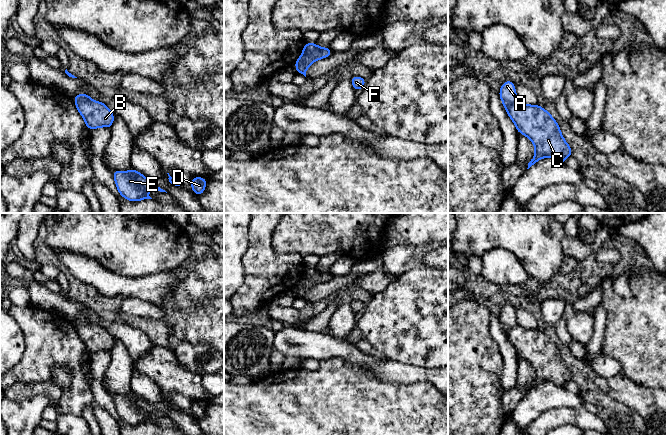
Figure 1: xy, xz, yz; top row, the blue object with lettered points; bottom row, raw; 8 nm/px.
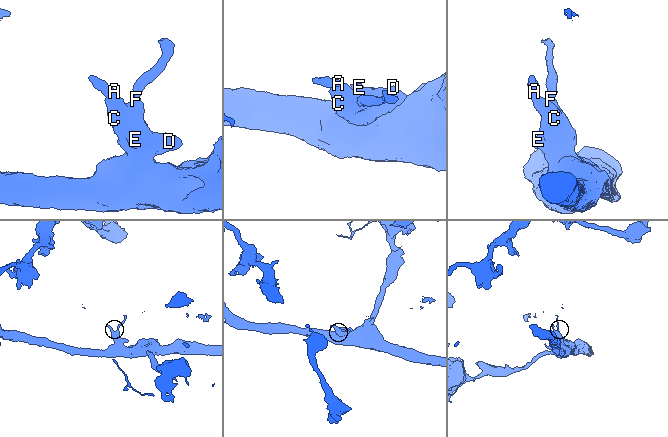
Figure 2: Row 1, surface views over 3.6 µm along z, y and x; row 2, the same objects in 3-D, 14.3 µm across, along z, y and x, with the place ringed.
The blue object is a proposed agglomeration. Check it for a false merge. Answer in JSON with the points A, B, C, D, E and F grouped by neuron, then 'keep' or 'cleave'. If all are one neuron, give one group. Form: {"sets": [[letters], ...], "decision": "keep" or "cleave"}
{"sets": [["A"], ["B", "C", "D", "E", "F"]], "decision": "cleave"}

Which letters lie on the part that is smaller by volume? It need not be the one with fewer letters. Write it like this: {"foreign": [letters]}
{"foreign": ["A"]}

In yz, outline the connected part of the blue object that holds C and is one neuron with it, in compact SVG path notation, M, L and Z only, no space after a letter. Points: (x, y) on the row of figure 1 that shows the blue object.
M519 100L505 108L518 133L529 138L535 147L535 156L527 169L544 157L565 163L565 159L572 155L572 149L562 136L558 123L547 110Z

